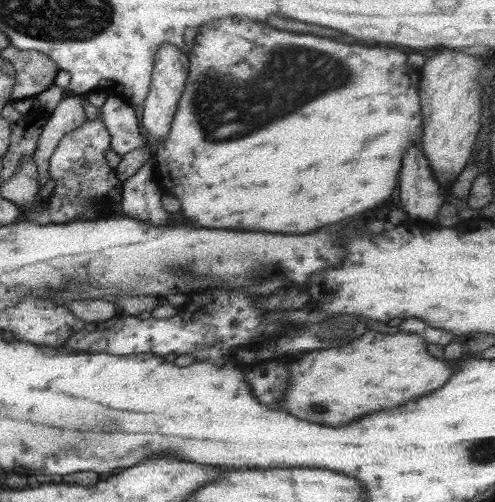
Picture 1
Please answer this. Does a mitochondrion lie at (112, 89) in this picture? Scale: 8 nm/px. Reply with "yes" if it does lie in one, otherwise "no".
no

